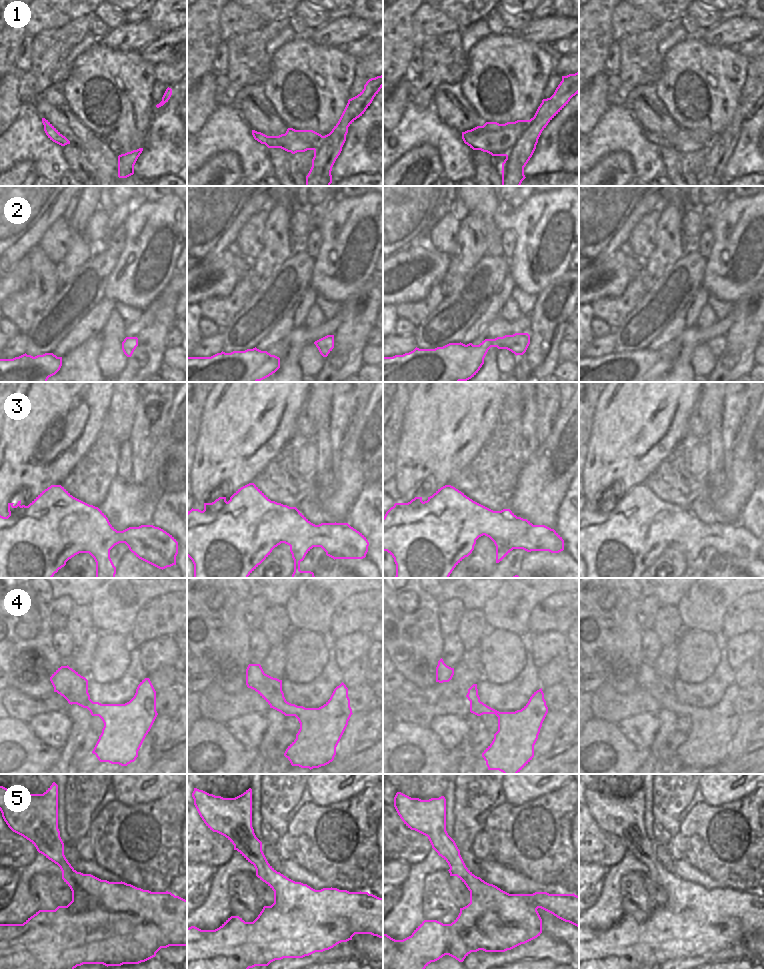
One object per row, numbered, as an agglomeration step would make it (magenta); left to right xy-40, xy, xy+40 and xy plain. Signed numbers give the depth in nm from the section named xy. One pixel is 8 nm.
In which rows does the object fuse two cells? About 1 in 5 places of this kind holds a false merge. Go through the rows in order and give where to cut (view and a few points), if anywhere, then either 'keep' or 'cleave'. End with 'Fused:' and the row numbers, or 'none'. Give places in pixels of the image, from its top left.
1: cut xy+40 (530, 119), (531, 123), (526, 131), (505, 155); cleave
2: cut none; keep
3: cut none; keep
4: cut none; keep
5: cut none; keep
Fused: 1

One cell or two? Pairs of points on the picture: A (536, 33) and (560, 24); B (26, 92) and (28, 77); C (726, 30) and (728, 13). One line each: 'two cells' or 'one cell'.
A: one cell
B: one cell
C: two cells

